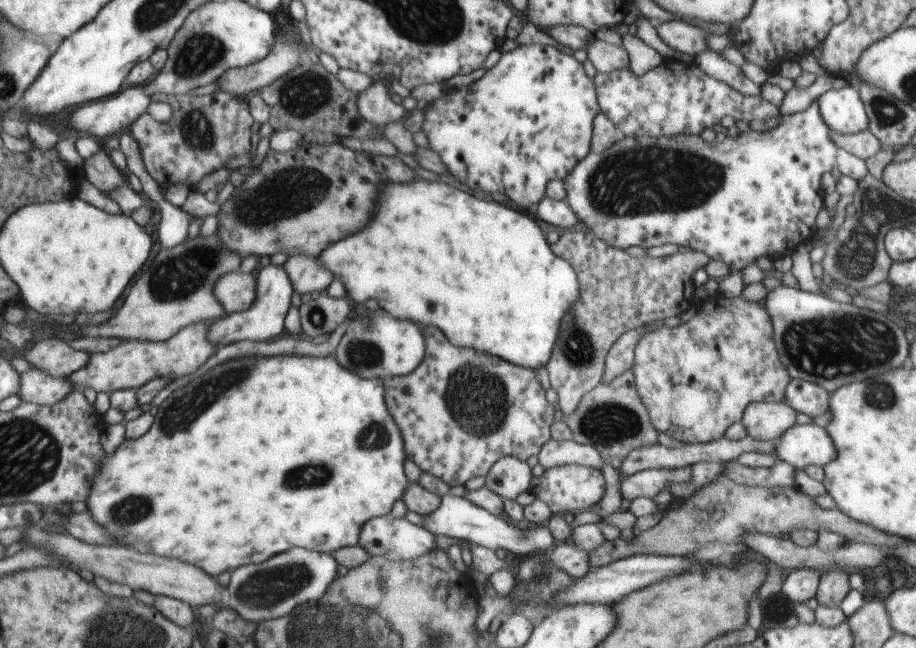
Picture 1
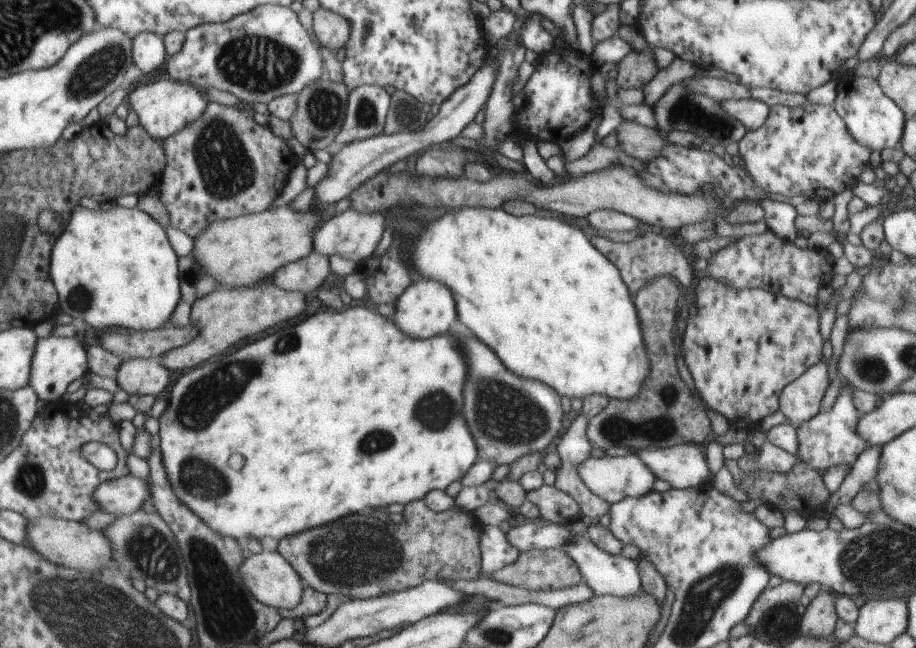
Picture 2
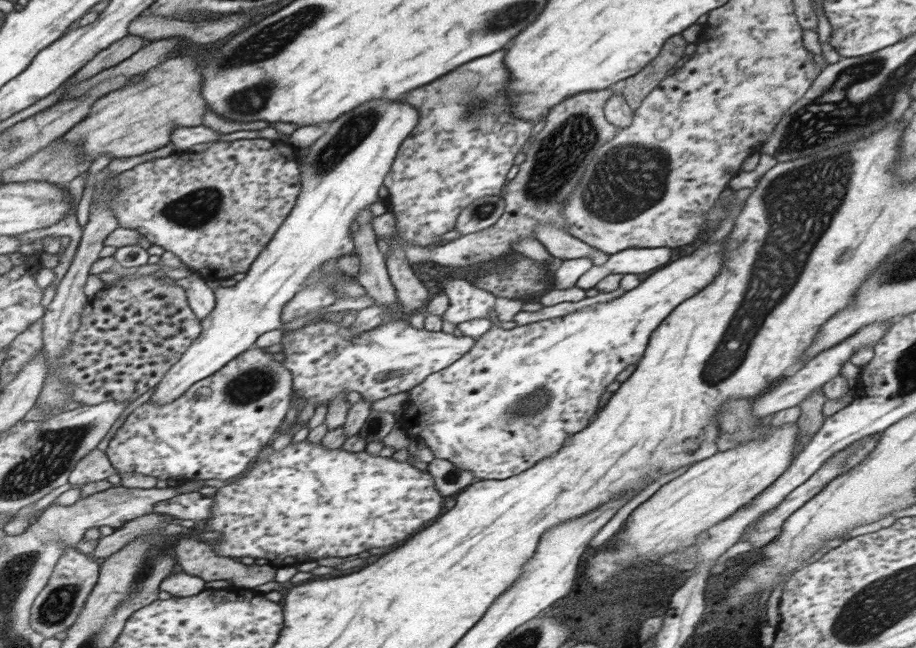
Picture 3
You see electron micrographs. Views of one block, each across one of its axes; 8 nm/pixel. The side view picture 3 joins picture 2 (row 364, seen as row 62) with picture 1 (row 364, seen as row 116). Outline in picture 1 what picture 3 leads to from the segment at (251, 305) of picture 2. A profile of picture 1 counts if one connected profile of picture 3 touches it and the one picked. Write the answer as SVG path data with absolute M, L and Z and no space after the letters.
M210 322L195 323L189 328L178 331L176 335L165 341L124 341L112 348L112 350L91 354L83 367L66 376L67 382L74 390L93 388L97 393L106 392L106 394L110 394L111 392L123 391L124 389L137 390L149 383L150 380L161 376L170 377L172 382L178 377L194 374L218 350L218 346L209 340L209 328Z

